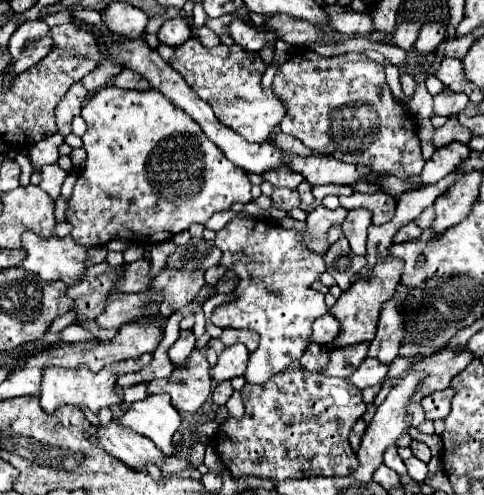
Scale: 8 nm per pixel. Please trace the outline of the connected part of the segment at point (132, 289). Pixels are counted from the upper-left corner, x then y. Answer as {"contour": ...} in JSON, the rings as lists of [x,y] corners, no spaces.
{"contour":[[[139,259],[131,265],[127,265],[125,277],[119,279],[119,283],[115,285],[115,291],[123,291],[123,293],[139,293],[149,289],[151,285],[151,261],[149,259]]]}

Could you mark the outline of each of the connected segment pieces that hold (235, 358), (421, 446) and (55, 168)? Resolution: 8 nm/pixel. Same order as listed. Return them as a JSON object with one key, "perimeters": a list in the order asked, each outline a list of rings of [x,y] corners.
{"perimeters":[[[[235,343],[233,347],[227,347],[219,355],[217,365],[211,369],[215,383],[221,383],[221,381],[227,381],[233,377],[241,377],[245,373],[247,359],[249,359],[249,351],[243,343]]],[[[413,441],[413,443],[411,443],[411,451],[413,451],[413,455],[415,455],[417,459],[421,459],[423,463],[429,463],[429,459],[431,459],[431,451],[429,451],[429,447],[427,447],[425,443],[421,443],[421,441]]],[[[57,163],[47,165],[47,167],[43,169],[43,181],[41,181],[39,187],[41,187],[45,193],[49,193],[49,197],[57,197],[59,191],[61,191],[61,183],[63,183],[65,177],[67,177],[67,173],[65,173]]]]}

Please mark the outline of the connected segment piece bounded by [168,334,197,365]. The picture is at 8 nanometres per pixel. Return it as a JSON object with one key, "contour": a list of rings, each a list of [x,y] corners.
{"contour":[[[192,334],[187,338],[179,338],[169,349],[168,356],[175,364],[182,365],[195,347],[197,337]]]}

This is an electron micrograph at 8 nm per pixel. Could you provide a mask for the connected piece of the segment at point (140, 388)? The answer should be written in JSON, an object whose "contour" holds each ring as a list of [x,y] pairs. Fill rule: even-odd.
{"contour":[[[133,385],[133,387],[127,387],[125,389],[125,401],[121,403],[121,407],[123,409],[129,409],[131,407],[131,403],[135,403],[135,401],[141,401],[141,399],[145,399],[147,397],[147,385]]]}

